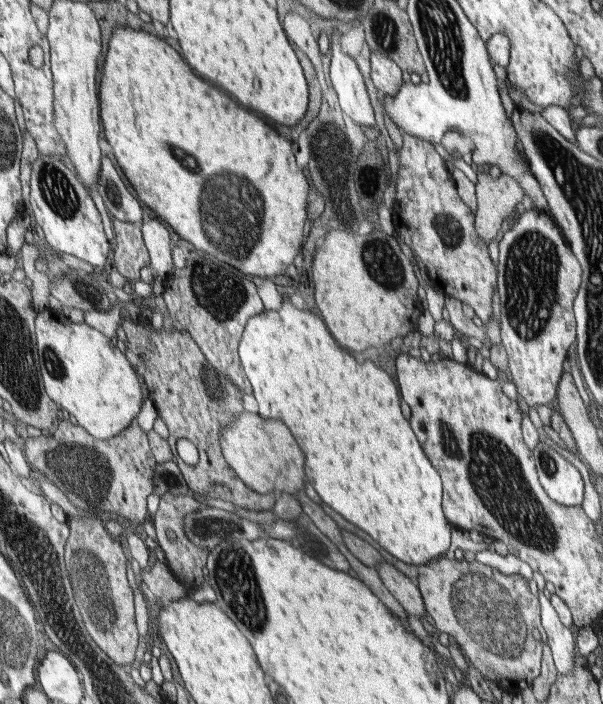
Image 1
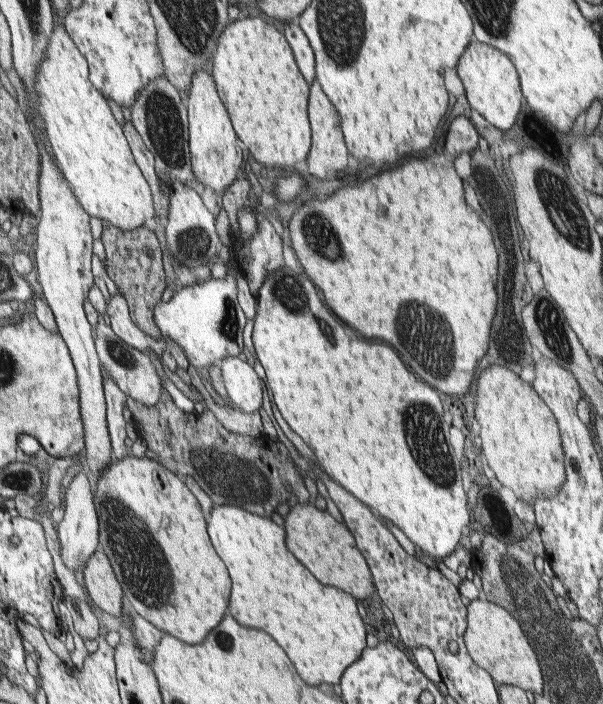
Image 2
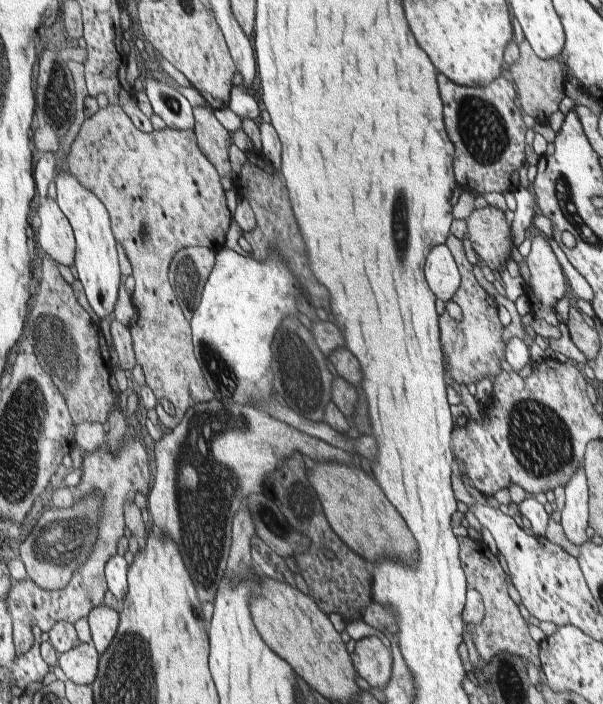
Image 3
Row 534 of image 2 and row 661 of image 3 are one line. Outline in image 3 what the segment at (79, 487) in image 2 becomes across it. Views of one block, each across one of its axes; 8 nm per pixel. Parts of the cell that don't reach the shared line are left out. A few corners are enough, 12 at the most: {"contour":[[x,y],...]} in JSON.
{"contour":[[91,644],[57,656],[57,666],[77,686],[93,682],[99,652]]}

